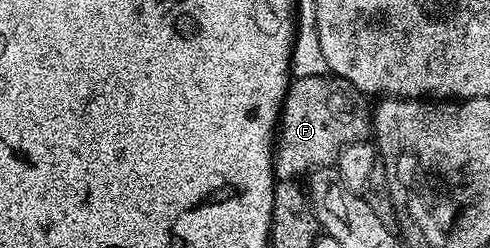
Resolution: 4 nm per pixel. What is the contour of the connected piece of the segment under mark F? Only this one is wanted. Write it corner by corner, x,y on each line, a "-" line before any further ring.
299,76
291,79
276,129
273,172
278,180
293,180
337,161
346,144
367,139
372,132
372,108
367,97
339,76

